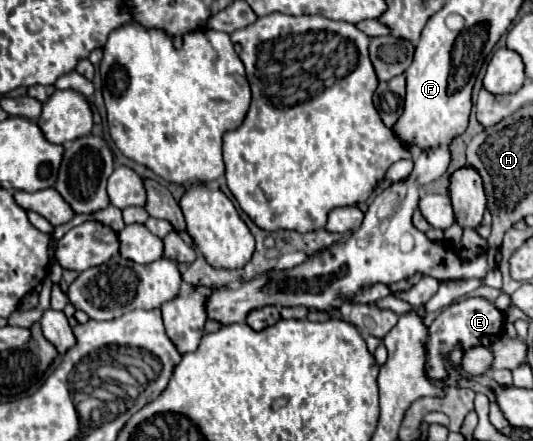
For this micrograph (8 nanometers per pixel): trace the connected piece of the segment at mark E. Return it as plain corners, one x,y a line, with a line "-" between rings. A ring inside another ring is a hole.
466,298
462,302
454,302
446,306
428,328
428,346
426,346
426,364
424,364
426,378
446,380
448,370
444,360
456,346
462,346
462,350
470,350
474,346
490,346
498,342
500,334
504,332
504,324
506,324
504,312
500,312
494,306
494,302
486,298

